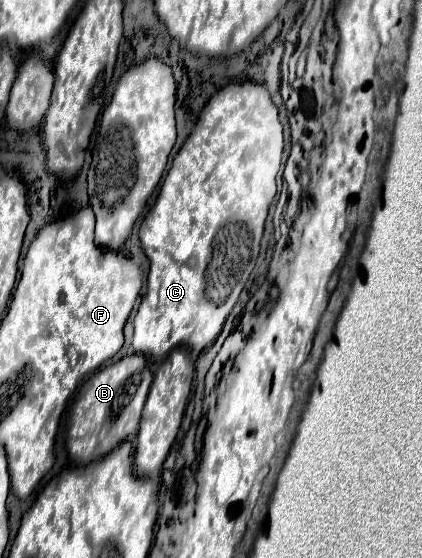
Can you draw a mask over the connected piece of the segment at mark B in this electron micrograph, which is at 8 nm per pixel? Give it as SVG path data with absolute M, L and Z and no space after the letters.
M129 355L113 365L95 371L87 381L83 381L71 405L67 431L69 455L75 463L87 465L95 459L101 459L119 443L137 435L141 409L145 405L151 379L153 375L145 365L145 357Z

